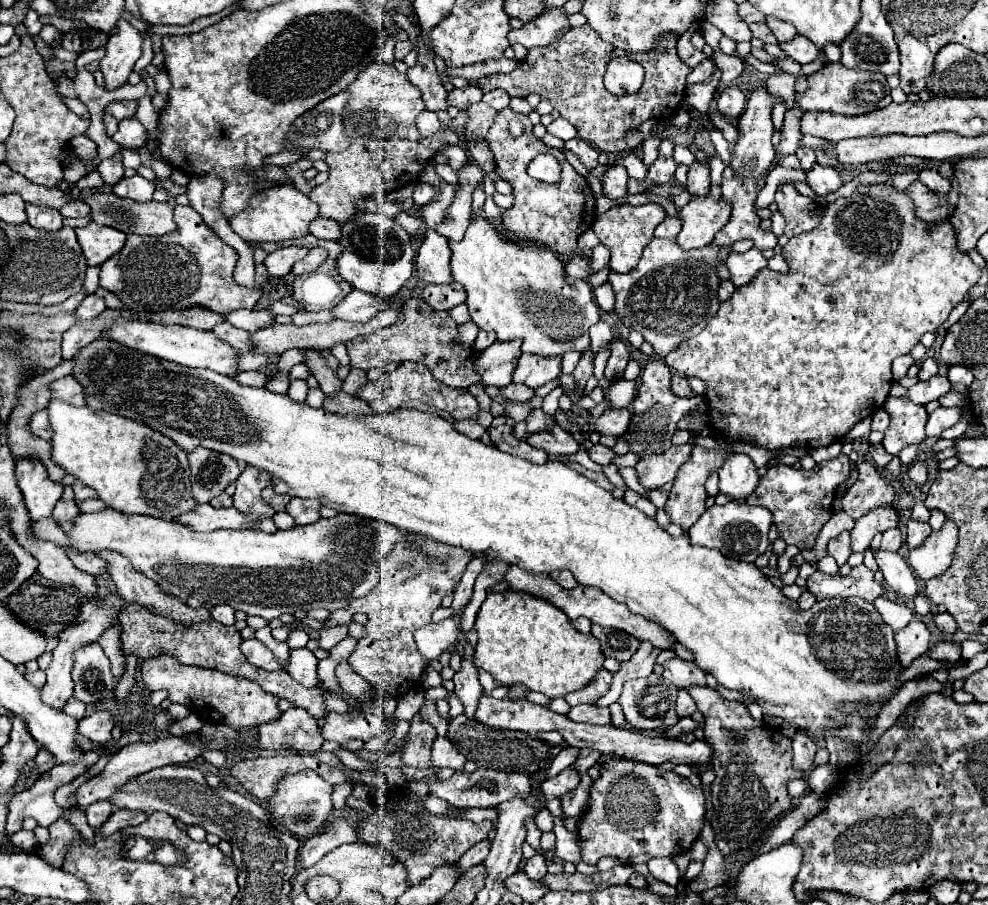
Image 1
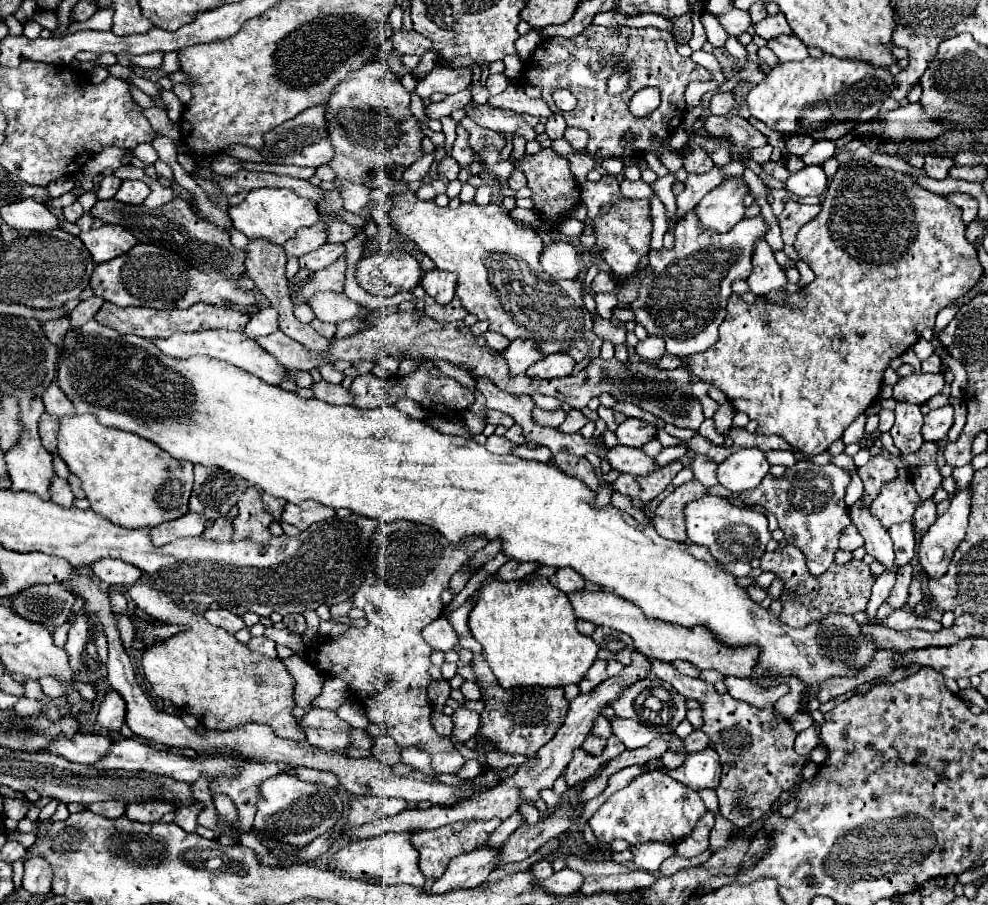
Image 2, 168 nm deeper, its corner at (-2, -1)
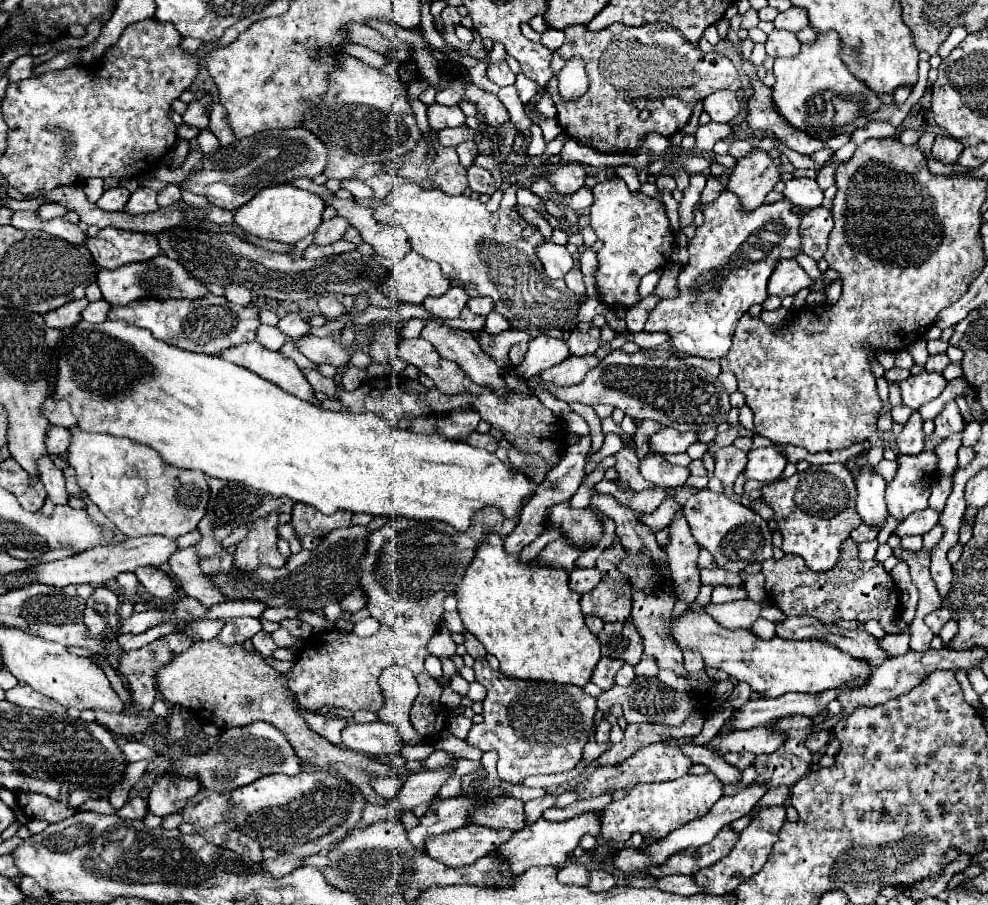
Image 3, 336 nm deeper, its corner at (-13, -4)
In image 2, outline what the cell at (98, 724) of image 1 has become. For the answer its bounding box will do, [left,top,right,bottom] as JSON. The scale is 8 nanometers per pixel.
[98,691,126,731]

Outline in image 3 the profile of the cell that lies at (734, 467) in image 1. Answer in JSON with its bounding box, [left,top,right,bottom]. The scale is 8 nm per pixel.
[743,446,787,482]

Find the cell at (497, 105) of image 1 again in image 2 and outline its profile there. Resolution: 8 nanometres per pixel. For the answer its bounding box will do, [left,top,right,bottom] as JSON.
[486,73,508,95]

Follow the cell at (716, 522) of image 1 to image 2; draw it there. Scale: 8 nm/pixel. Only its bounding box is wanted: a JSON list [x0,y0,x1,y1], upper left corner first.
[684,495,772,563]

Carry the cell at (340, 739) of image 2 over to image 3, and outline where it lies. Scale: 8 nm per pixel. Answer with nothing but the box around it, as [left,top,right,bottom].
[301,710,341,744]

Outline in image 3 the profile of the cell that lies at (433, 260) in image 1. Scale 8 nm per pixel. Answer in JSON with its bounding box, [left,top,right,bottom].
[423,288,469,318]

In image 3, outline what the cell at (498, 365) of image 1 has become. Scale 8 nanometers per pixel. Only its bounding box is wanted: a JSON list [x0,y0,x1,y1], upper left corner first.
[517,334,569,378]

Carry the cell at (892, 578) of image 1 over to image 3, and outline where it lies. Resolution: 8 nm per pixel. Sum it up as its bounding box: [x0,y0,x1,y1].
[855,466,889,528]

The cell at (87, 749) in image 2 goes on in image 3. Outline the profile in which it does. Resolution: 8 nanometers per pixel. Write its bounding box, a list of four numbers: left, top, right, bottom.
[121,740,155,762]

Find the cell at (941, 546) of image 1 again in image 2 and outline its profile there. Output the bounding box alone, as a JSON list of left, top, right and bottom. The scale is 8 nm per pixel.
[918,487,970,579]

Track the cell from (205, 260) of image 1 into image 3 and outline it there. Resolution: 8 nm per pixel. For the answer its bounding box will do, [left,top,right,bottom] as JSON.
[97,254,209,306]

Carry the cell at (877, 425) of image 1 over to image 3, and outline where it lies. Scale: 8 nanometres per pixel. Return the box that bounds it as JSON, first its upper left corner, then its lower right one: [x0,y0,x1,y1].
[891,404,911,424]

